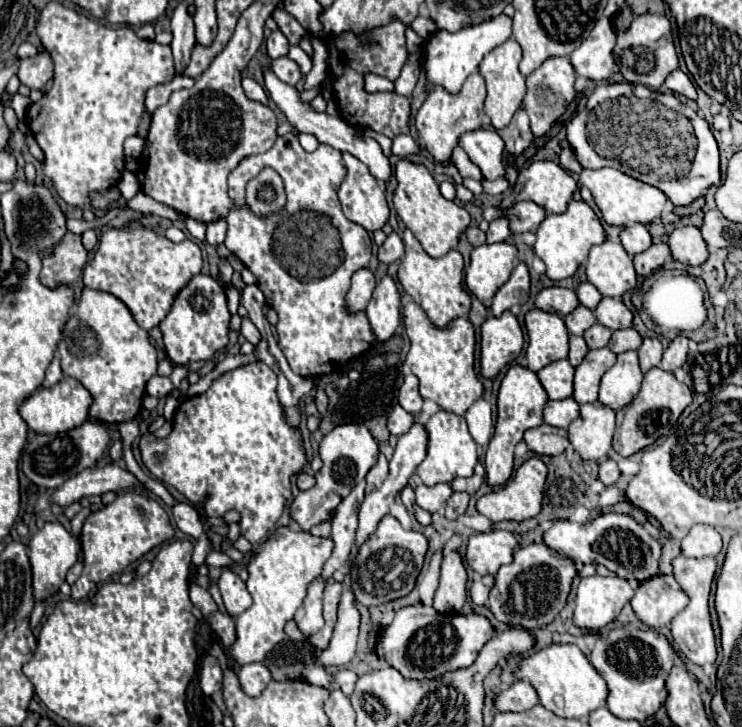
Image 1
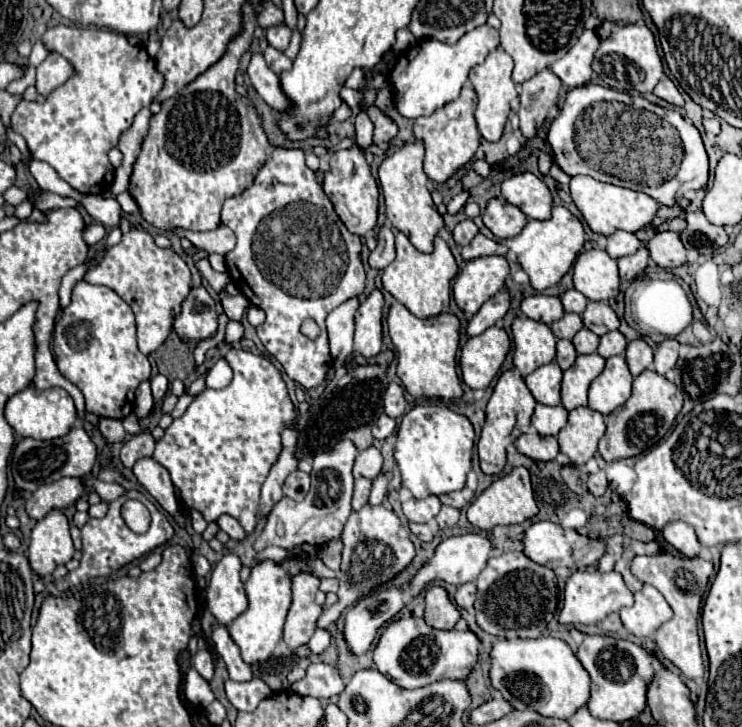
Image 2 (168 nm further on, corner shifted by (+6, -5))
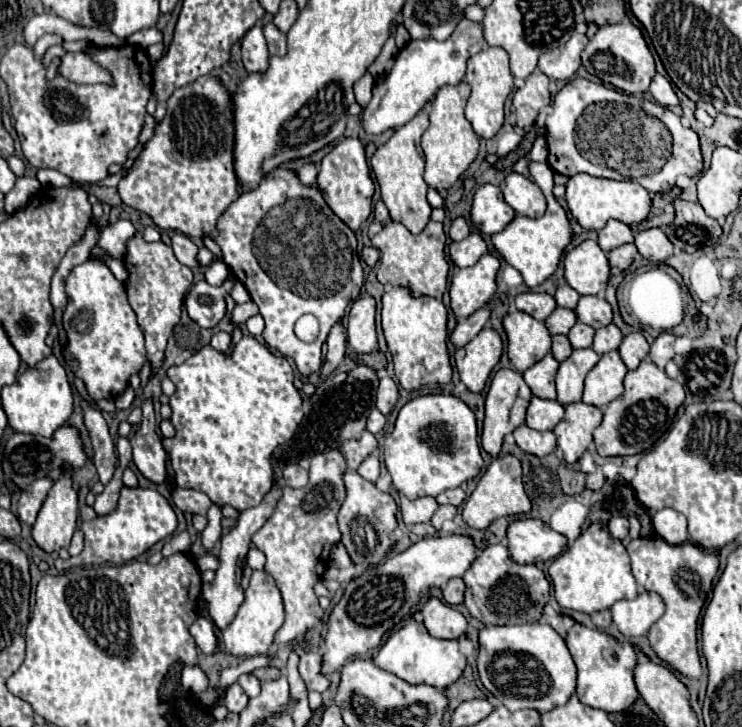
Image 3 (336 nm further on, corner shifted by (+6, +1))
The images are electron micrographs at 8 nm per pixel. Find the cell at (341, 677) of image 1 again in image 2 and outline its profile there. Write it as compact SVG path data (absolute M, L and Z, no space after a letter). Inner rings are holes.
M323 662L309 664L307 676L291 684L291 692L301 694L301 696L317 696L321 700L339 696L341 690L345 690L345 682L339 676L339 670Z

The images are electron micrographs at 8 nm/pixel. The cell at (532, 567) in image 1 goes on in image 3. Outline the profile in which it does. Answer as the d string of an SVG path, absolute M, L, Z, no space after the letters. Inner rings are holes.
M503 544L489 546L477 554L473 564L463 576L465 606L483 624L533 624L543 614L549 602L549 580L537 566L515 564Z

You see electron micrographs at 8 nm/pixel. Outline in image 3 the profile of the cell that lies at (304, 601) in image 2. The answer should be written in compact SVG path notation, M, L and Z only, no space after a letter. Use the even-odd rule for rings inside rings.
M329 450L313 456L309 468L307 490L293 490L289 486L281 488L281 498L271 514L271 518L255 532L253 544L267 556L265 572L273 576L285 606L285 622L275 634L275 644L289 644L295 638L309 632L323 616L317 602L313 586L321 580L329 564L329 552L333 544L341 540L337 528L337 512L345 500L343 472L347 470L345 458L339 450Z

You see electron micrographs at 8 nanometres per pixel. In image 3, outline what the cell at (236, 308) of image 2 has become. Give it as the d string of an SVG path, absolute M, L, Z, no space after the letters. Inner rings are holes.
M213 262L205 268L205 280L213 286L221 286L229 274L229 268L223 262Z

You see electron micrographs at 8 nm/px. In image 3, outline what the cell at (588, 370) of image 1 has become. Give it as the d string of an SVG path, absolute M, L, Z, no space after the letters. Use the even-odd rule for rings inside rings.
M593 348L573 350L573 354L559 364L557 372L557 402L567 406L579 402L583 394L583 382L587 372L599 362L599 354Z

